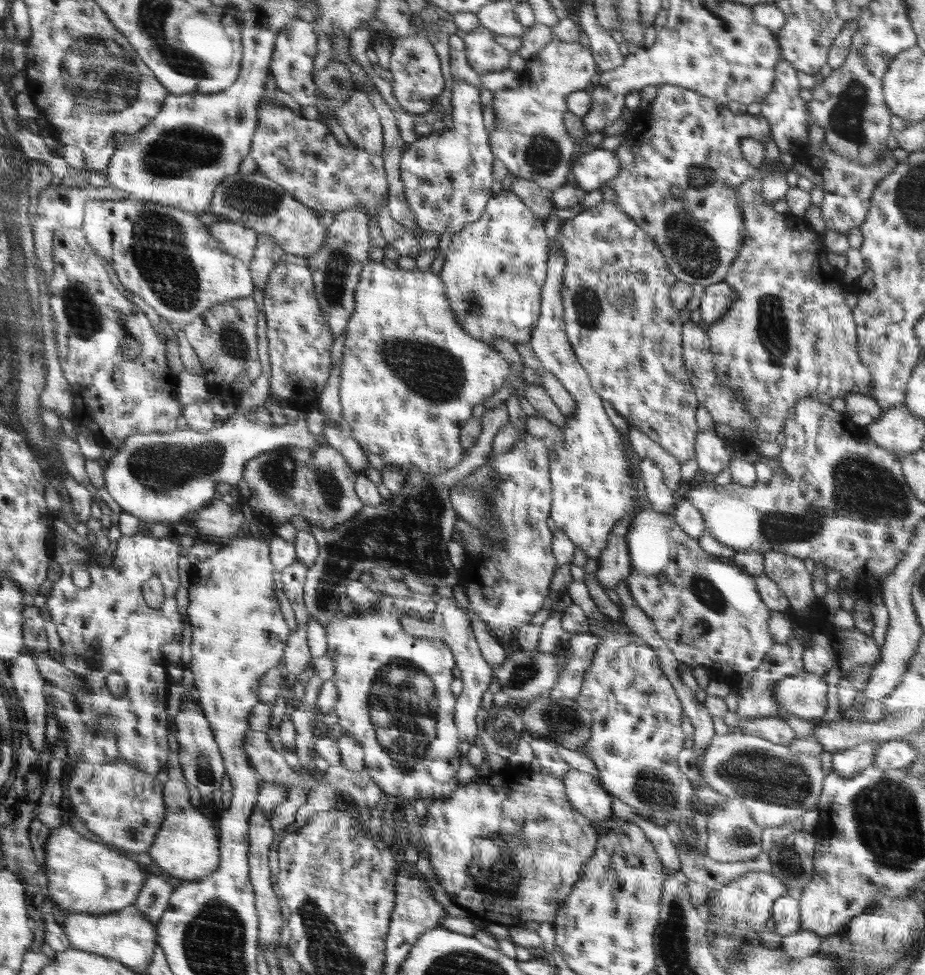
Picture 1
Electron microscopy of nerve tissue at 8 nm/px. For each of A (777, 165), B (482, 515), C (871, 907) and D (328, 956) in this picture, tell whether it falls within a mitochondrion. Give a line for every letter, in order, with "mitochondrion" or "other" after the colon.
A: other
B: mitochondrion
C: other
D: mitochondrion

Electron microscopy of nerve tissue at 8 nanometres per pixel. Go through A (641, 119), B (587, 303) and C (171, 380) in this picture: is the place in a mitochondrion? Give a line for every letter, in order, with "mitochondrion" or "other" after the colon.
A: other
B: mitochondrion
C: other

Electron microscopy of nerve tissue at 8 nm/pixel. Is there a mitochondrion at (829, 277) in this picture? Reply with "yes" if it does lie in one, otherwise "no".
no

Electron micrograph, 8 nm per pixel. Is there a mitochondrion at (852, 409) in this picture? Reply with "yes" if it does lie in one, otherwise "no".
no

